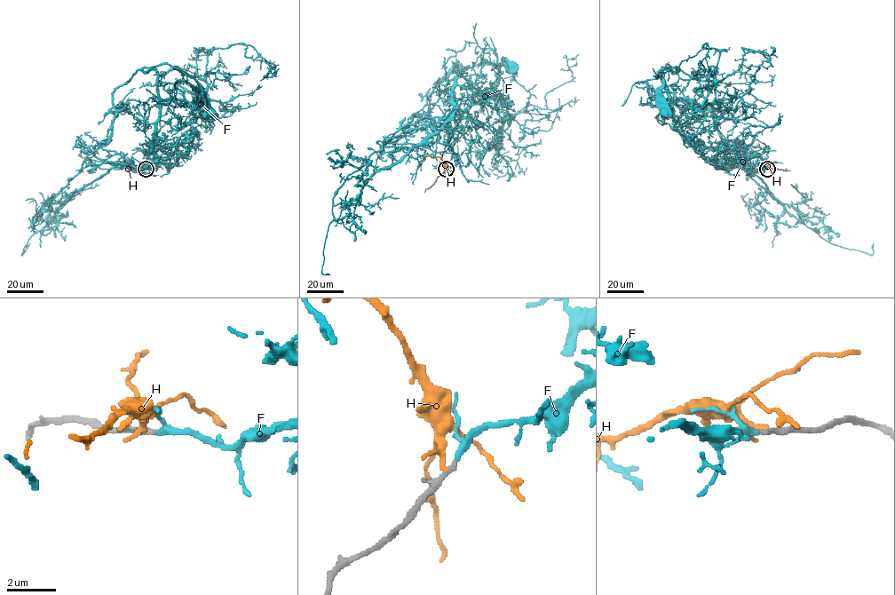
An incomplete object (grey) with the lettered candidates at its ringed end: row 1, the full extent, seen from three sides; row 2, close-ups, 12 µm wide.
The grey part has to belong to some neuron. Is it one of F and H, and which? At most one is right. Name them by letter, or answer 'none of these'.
F

